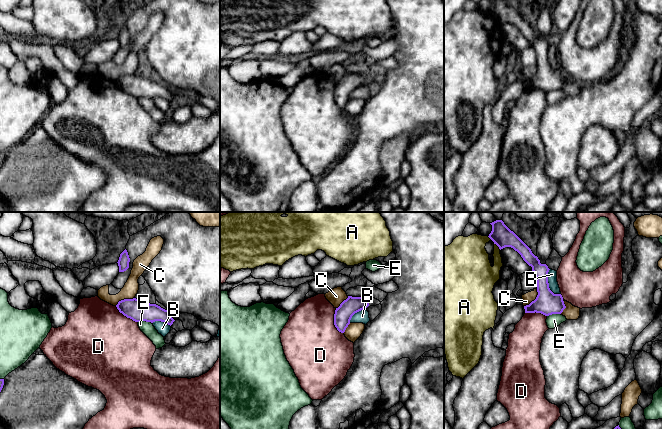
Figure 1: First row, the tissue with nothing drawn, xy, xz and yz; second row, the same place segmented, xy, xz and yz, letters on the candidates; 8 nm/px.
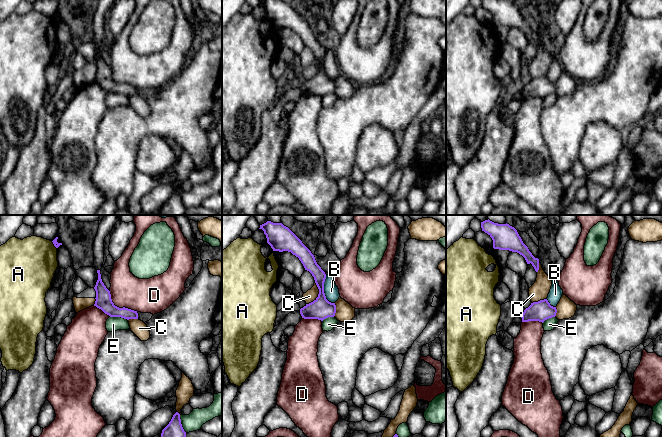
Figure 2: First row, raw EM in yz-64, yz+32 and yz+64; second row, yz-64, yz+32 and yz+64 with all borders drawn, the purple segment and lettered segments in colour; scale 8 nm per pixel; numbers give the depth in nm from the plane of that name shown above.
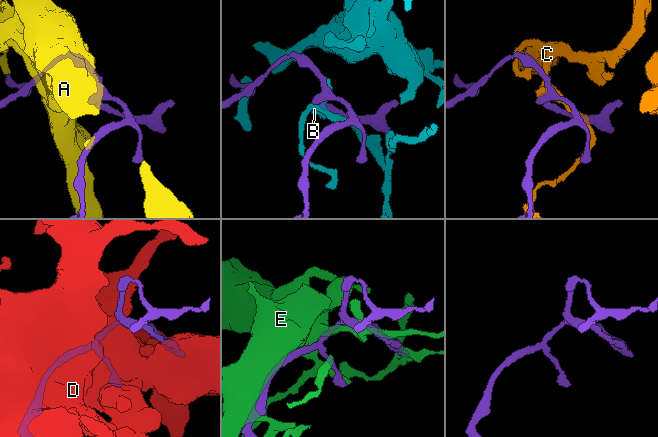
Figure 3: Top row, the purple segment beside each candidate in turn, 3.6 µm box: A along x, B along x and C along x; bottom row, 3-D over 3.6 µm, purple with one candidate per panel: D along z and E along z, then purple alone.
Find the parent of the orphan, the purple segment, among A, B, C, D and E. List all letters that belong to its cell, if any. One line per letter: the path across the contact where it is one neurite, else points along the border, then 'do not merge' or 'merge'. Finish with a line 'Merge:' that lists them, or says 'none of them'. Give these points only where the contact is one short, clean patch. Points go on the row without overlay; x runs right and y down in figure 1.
A: do not merge
B: do not merge
C: do not merge
D: do not merge
E: do not merge
Merge: none of them

